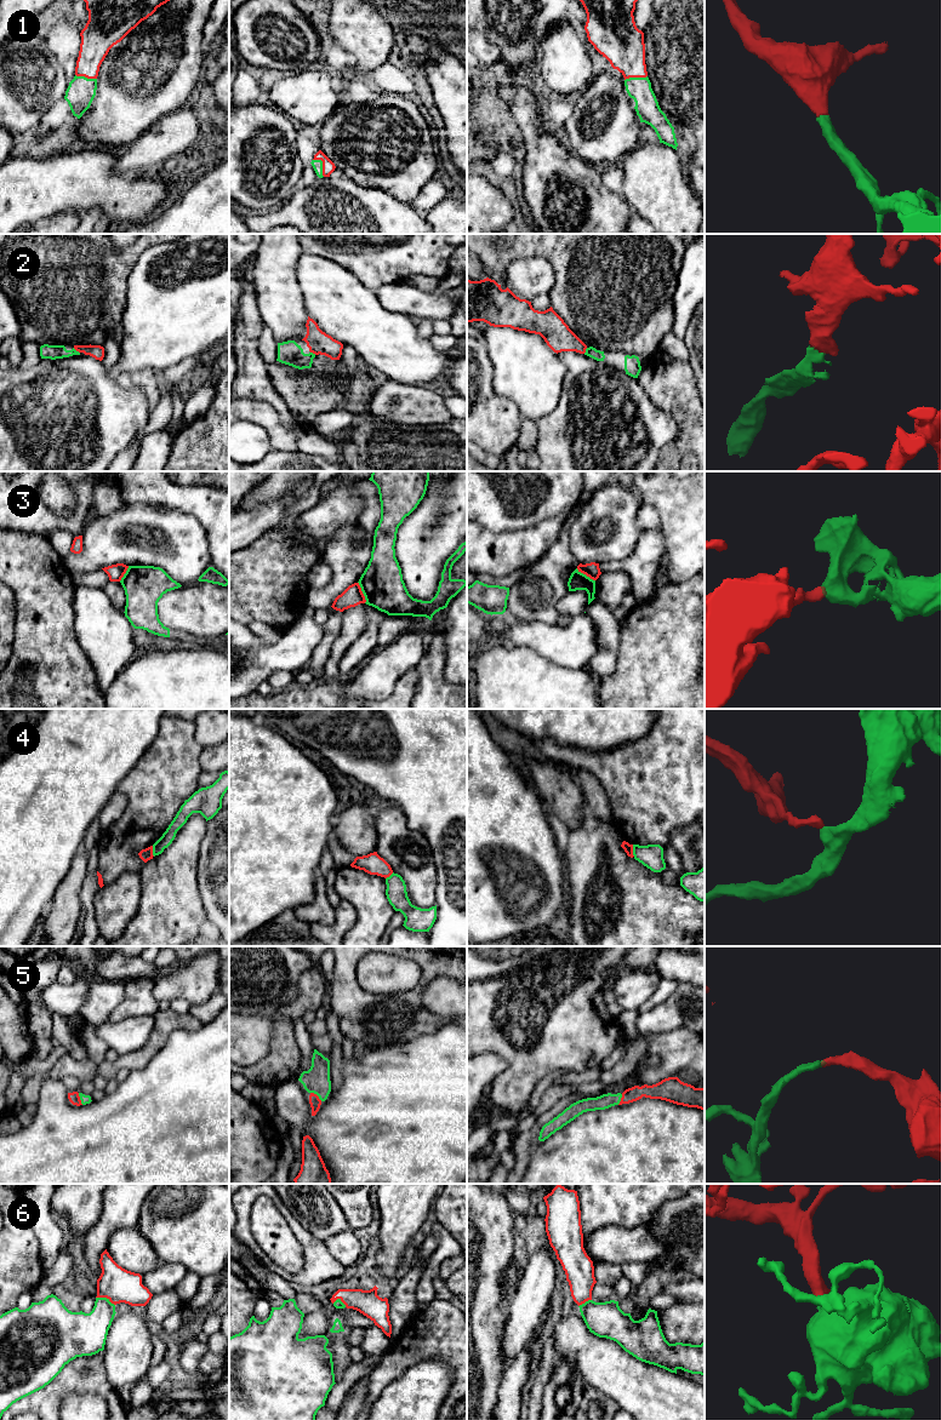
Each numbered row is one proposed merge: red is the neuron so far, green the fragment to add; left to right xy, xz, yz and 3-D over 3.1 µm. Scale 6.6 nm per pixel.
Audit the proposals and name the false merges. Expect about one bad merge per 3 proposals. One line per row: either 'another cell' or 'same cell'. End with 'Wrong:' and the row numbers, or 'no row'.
1: same cell
2: same cell
3: another cell
4: another cell
5: same cell
6: same cell
Wrong: 3, 4

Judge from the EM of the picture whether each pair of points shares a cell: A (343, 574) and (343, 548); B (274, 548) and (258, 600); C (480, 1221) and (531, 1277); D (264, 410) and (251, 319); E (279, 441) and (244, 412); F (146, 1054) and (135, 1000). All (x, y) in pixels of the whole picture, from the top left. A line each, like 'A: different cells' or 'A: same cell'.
A: same cell
B: same cell
C: different cells
D: different cells
E: same cell
F: different cells

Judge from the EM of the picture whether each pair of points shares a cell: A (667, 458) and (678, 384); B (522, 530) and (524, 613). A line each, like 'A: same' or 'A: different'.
A: same
B: different

